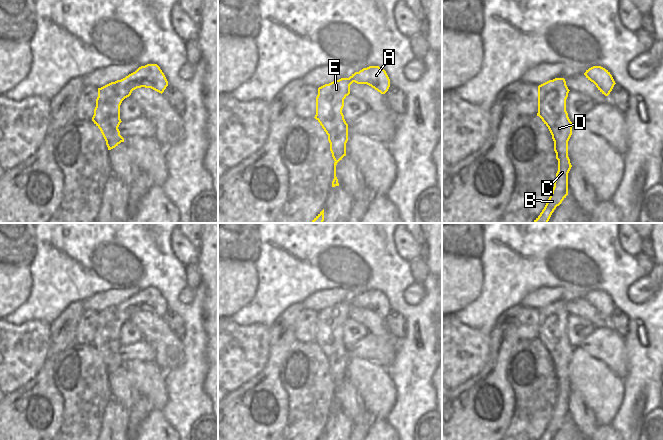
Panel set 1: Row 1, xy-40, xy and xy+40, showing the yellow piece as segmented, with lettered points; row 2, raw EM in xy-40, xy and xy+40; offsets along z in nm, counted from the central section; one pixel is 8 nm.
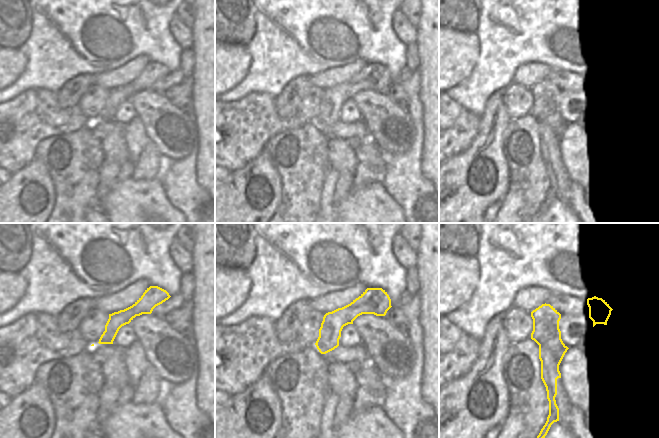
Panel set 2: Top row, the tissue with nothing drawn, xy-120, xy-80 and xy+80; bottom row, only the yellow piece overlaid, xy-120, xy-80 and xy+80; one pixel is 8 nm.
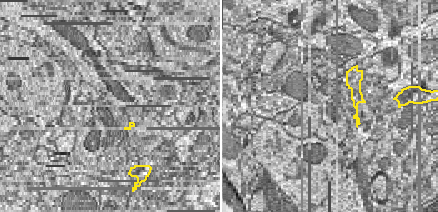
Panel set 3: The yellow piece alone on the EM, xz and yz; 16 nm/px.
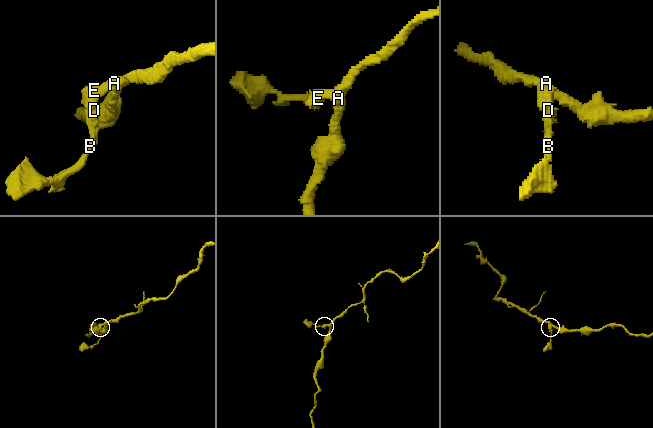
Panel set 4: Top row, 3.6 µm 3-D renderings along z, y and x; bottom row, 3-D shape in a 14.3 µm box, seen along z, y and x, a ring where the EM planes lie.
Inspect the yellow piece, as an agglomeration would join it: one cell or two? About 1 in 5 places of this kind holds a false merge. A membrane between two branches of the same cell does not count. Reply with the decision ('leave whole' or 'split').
leave whole

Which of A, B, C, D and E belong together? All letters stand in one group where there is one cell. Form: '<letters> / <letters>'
A B C D E

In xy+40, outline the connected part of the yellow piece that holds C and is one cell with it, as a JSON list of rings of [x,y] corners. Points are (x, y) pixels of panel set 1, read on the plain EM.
[[[555,302],[538,310],[538,337],[554,365],[558,395],[552,417],[539,440],[551,440],[568,419],[568,397],[572,391],[568,381],[568,365],[573,347],[566,335],[569,313],[564,302]]]

